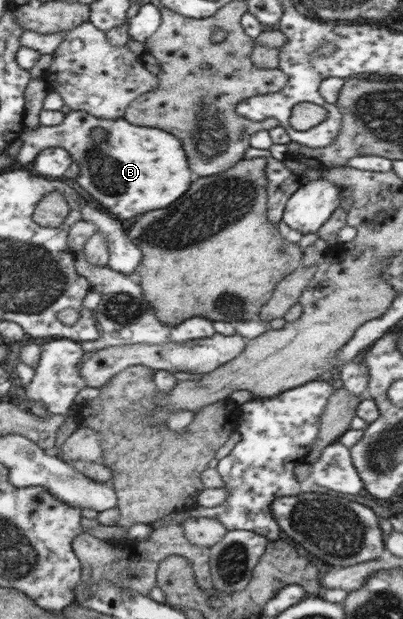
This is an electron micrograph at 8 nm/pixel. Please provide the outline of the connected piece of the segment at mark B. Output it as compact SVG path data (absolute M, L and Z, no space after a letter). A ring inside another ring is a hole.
M70 111L66 114L63 123L52 127L42 126L31 133L24 131L20 140L21 148L18 151L17 161L21 164L33 163L38 152L44 148L60 147L66 149L72 157L72 161L78 163L80 171L77 175L77 182L80 187L84 187L88 194L92 196L102 207L119 220L130 219L134 215L142 215L152 209L162 209L176 201L196 179L192 171L188 169L188 161L184 155L184 149L180 141L162 131L162 129L152 129L151 126L131 125L124 118L116 120L99 119L85 113L84 111ZM99 128L107 136L103 141L97 141L92 136L92 131Z

